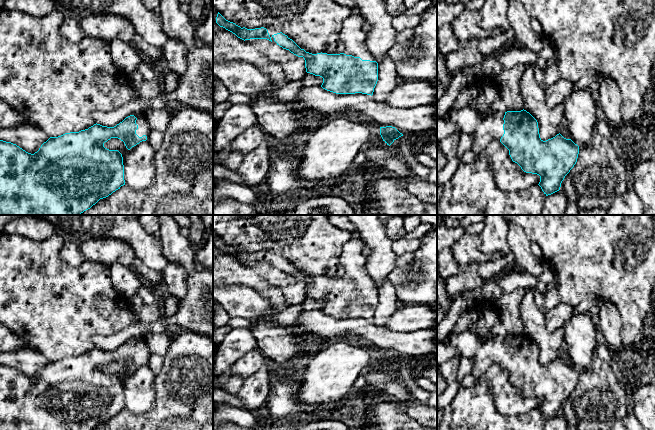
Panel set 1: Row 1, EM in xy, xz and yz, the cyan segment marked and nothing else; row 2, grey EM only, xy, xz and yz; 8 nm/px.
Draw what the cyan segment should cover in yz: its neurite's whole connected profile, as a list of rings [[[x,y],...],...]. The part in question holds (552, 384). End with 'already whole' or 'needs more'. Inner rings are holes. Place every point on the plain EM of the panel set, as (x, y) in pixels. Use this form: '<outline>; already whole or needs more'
[[[471,331],[448,334],[450,345],[455,347],[463,358],[473,359],[474,366],[470,374],[480,378],[493,364],[499,364],[508,374],[513,386],[526,397],[540,400],[539,410],[546,420],[560,414],[561,407],[577,386],[579,370],[560,357],[543,365],[540,362],[537,344],[526,334],[496,336],[482,342]]]; needs more

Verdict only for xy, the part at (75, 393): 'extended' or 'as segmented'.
extended

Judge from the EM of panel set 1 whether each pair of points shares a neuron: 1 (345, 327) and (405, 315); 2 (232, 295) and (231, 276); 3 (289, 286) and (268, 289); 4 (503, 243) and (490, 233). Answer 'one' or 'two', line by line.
1: two
2: two
3: two
4: one

